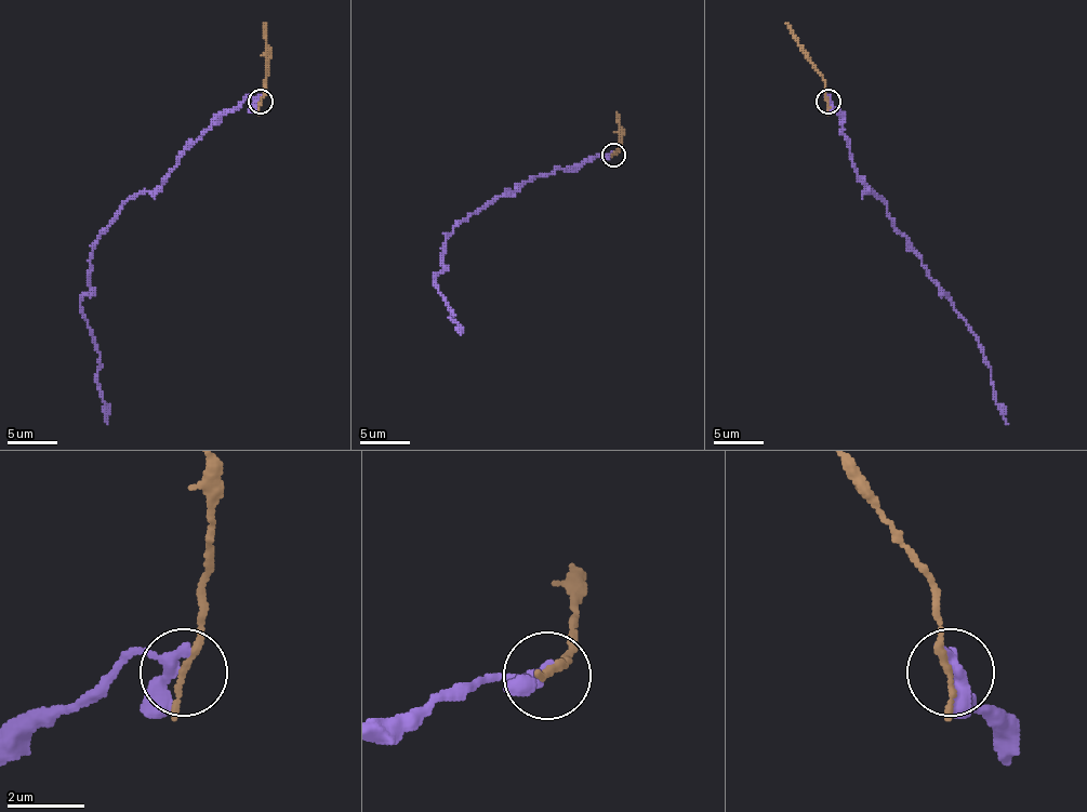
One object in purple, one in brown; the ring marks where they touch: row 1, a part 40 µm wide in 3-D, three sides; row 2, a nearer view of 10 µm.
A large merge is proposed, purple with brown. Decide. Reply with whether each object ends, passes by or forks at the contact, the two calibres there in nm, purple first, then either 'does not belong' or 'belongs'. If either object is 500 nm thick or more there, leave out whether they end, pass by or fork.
purple passes by; brown ends; calibres 320 and 200 nm; does not belong

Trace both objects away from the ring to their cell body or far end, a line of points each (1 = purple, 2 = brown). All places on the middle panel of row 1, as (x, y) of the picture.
1: (611, 154), (538, 176), (488, 201), (446, 238), (443, 268), (433, 282), (453, 310), (461, 335)
2: (614, 154), (619, 149), (617, 111)

